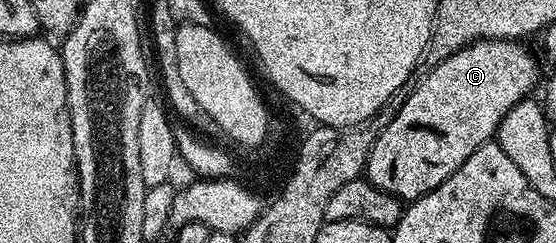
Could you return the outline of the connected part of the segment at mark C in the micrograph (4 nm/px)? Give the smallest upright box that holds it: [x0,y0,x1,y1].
[366,39,540,203]

